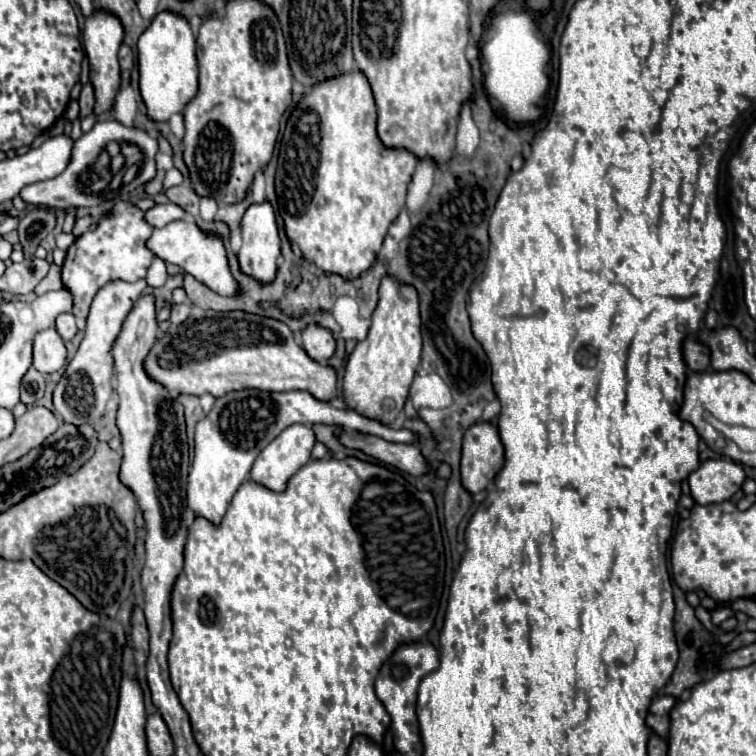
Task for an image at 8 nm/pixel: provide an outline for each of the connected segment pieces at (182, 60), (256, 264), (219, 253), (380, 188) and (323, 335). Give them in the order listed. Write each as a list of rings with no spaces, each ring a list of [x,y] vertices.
[[[172,12],[158,14],[148,30],[140,36],[138,42],[138,68],[140,68],[140,94],[146,104],[148,118],[154,122],[168,122],[172,114],[182,114],[186,104],[198,94],[198,62],[196,62],[196,44],[192,38],[190,24]]]
[[[268,202],[252,204],[242,218],[242,248],[238,252],[240,270],[246,276],[254,278],[256,282],[268,284],[268,282],[274,282],[274,278],[276,278],[278,258],[280,258],[280,236],[278,236],[274,210]]]
[[[174,220],[162,228],[154,228],[152,236],[146,242],[146,248],[150,252],[154,252],[158,258],[162,258],[164,262],[180,266],[184,272],[192,274],[196,280],[204,282],[206,286],[210,286],[214,292],[218,292],[222,296],[232,296],[238,290],[238,286],[228,270],[226,250],[224,250],[222,240],[214,234],[204,234],[194,224],[194,220]]]
[[[350,72],[350,76],[342,76],[342,80],[326,80],[326,84],[318,84],[318,88],[312,88],[312,92],[306,94],[304,102],[296,106],[288,118],[282,142],[280,142],[280,152],[278,152],[278,170],[276,170],[276,196],[278,196],[278,212],[284,220],[284,230],[286,238],[292,246],[298,246],[302,252],[302,258],[316,266],[324,274],[338,274],[344,280],[356,280],[360,274],[364,274],[376,260],[376,254],[382,248],[382,242],[388,234],[390,224],[396,220],[400,210],[406,204],[406,194],[408,194],[408,184],[412,182],[412,176],[416,172],[416,156],[410,154],[408,150],[390,150],[384,148],[382,142],[376,136],[376,104],[370,92],[370,86],[366,78],[360,72]]]
[[[310,324],[302,332],[302,342],[304,342],[306,354],[316,362],[326,362],[336,352],[336,340],[334,340],[332,332],[326,328],[320,328],[316,324]]]

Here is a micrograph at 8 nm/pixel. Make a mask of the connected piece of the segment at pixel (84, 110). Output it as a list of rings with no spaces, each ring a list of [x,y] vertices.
[[[86,84],[82,88],[80,98],[78,98],[78,104],[80,104],[80,120],[92,114],[92,108],[94,108],[94,90],[92,90],[90,84]]]

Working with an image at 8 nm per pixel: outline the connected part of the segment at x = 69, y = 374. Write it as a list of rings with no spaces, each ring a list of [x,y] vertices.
[[[116,280],[114,284],[106,284],[102,288],[90,308],[90,316],[86,320],[86,334],[84,340],[74,356],[74,360],[68,364],[64,378],[56,384],[54,390],[54,412],[58,418],[62,418],[64,424],[90,424],[94,420],[100,420],[106,412],[106,404],[112,394],[112,378],[114,378],[114,358],[112,348],[122,332],[124,320],[130,314],[136,300],[142,296],[146,288],[146,280],[138,282],[122,282]]]

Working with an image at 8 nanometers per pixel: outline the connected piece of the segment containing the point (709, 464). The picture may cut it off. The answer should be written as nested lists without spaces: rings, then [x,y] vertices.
[[[706,460],[688,476],[692,498],[698,504],[720,504],[730,500],[744,484],[746,474],[732,460]]]

